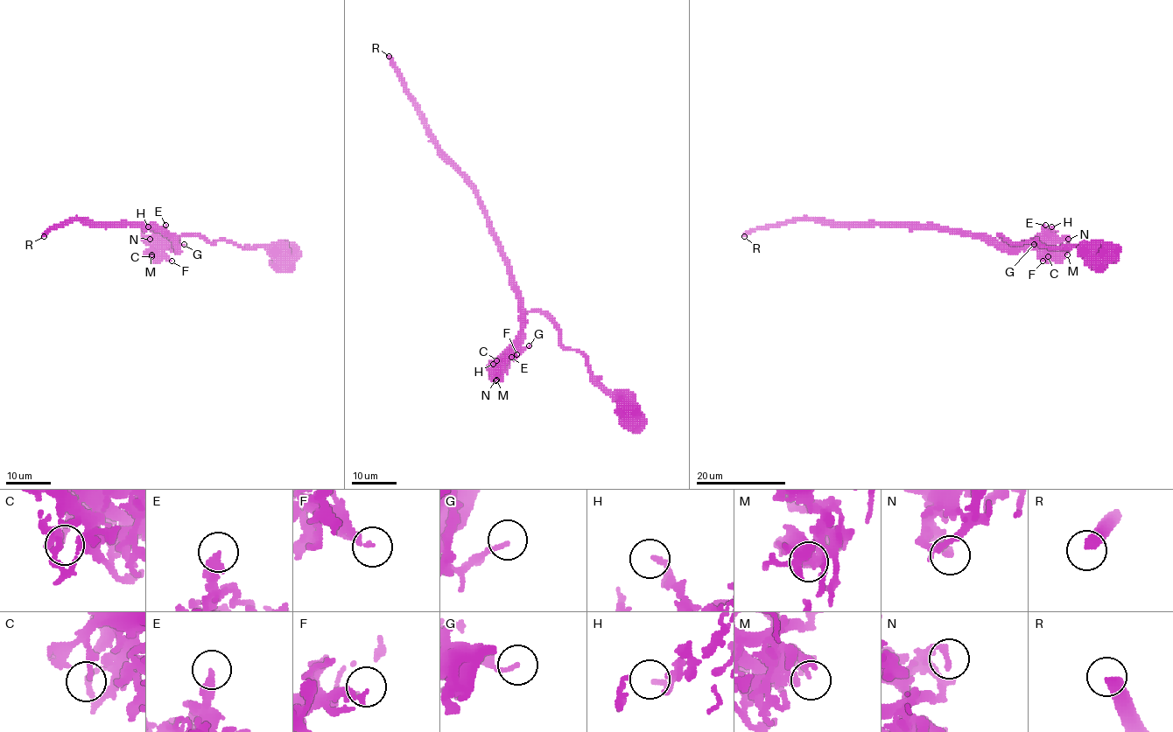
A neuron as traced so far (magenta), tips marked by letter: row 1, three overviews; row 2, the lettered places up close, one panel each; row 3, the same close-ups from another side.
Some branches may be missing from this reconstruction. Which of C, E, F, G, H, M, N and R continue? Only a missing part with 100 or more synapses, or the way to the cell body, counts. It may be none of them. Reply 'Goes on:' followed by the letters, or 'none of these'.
Goes on: none of these

